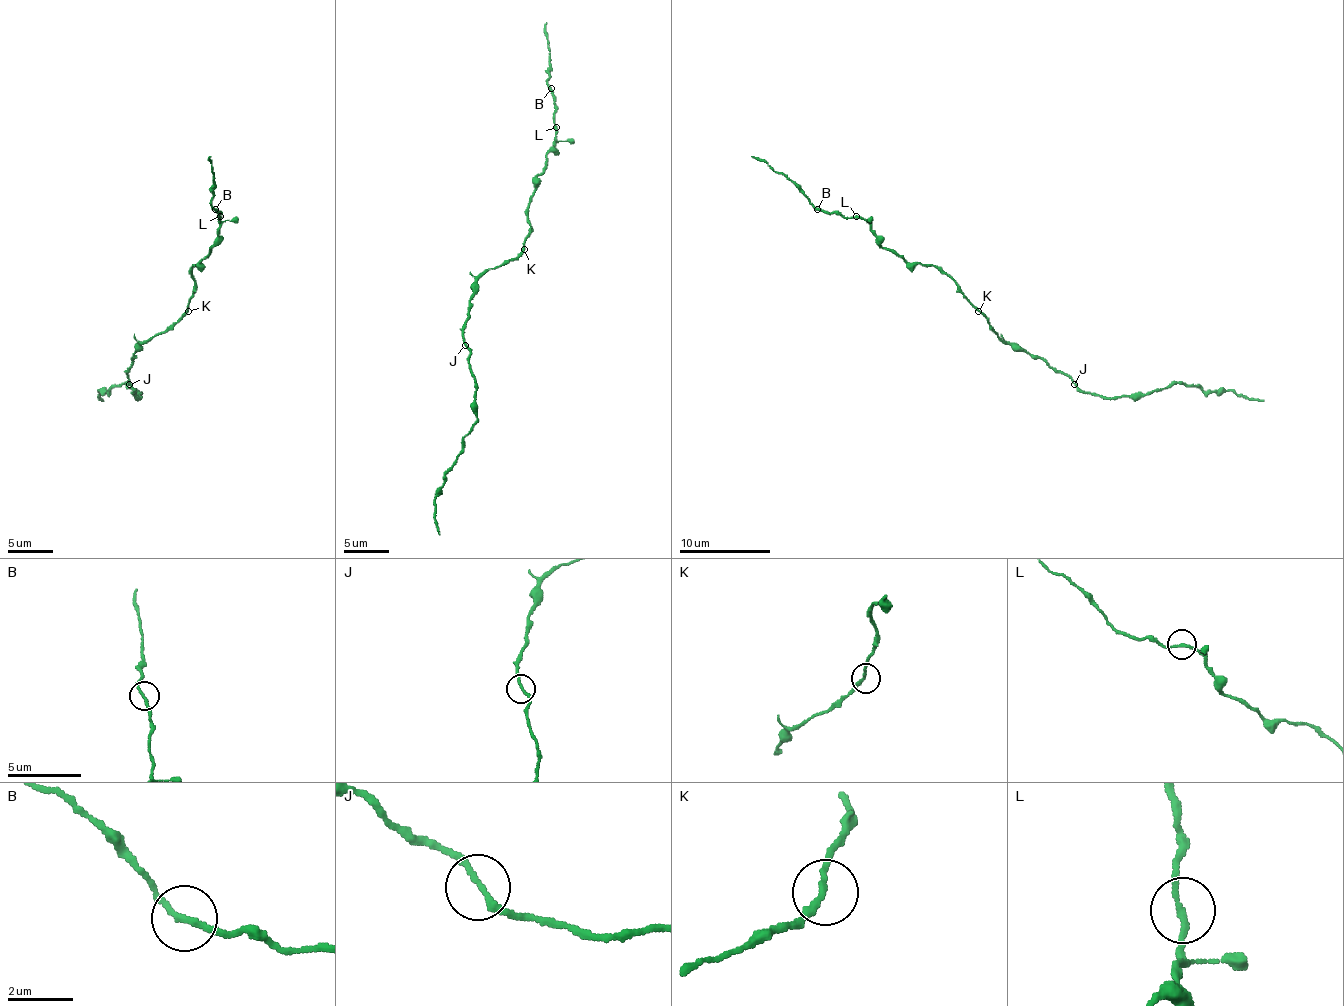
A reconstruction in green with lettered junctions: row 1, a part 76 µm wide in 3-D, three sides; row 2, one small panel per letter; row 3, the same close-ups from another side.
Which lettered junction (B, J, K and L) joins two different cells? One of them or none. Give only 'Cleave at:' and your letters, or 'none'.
Cleave at: none

